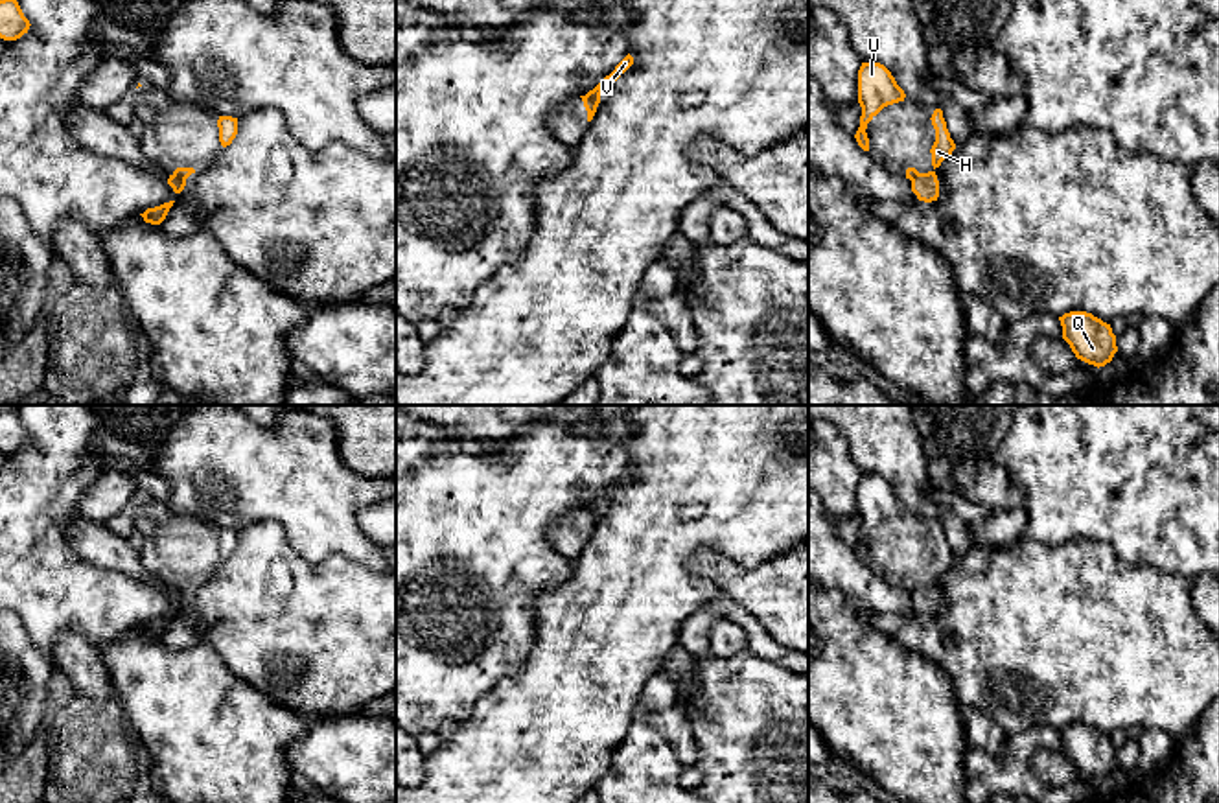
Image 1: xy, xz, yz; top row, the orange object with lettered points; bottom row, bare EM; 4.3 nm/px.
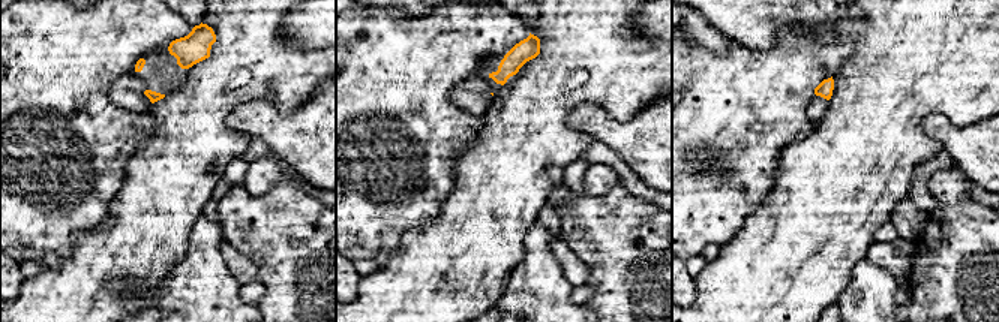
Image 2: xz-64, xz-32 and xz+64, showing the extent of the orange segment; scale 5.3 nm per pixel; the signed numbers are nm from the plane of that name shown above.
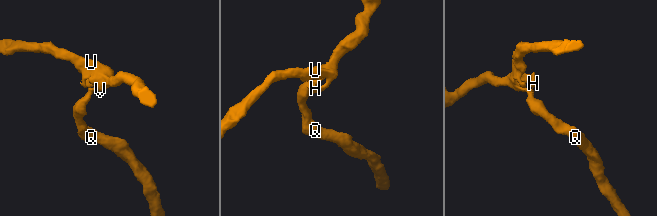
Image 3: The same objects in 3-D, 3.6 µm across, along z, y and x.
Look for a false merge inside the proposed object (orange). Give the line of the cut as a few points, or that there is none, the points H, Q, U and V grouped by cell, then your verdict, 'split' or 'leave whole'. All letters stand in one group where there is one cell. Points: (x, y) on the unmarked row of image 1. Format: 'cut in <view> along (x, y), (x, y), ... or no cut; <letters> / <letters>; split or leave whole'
cut in xz along (586, 507), (597, 518); H U V / Q; split

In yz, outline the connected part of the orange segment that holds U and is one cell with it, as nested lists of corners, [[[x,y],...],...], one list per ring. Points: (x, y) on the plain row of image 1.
[[[875,473],[862,475],[858,483],[860,540],[854,547],[858,558],[869,564],[867,536],[888,518],[904,514],[906,506],[891,484]]]

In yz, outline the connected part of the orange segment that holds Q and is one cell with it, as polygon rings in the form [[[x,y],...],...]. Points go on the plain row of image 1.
[[[1070,724],[1059,729],[1062,751],[1070,757],[1077,772],[1105,779],[1118,764],[1116,748],[1110,737],[1086,724]]]

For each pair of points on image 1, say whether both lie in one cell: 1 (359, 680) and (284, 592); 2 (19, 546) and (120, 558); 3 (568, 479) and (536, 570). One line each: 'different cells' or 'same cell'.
1: same cell
2: different cells
3: same cell

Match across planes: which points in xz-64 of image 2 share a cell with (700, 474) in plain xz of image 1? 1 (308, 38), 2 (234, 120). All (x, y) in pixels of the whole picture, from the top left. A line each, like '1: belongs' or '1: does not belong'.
1: does not belong
2: does not belong

